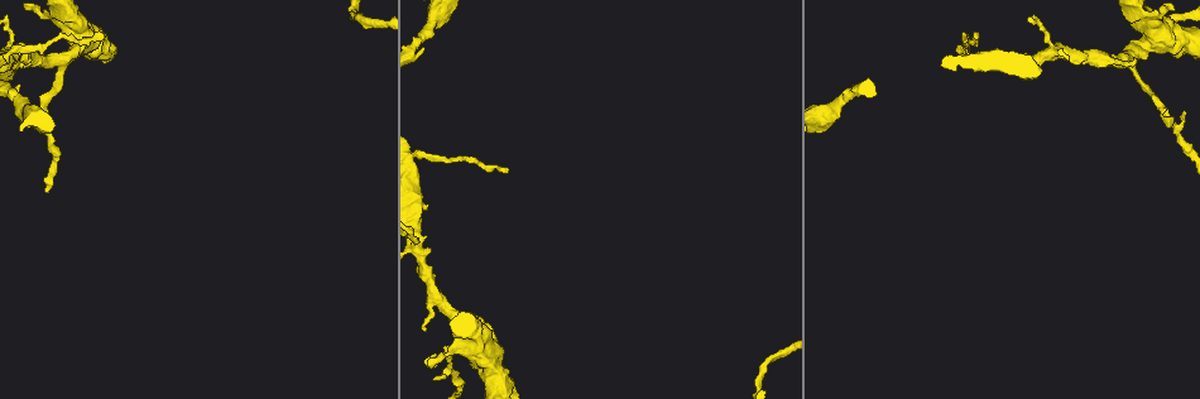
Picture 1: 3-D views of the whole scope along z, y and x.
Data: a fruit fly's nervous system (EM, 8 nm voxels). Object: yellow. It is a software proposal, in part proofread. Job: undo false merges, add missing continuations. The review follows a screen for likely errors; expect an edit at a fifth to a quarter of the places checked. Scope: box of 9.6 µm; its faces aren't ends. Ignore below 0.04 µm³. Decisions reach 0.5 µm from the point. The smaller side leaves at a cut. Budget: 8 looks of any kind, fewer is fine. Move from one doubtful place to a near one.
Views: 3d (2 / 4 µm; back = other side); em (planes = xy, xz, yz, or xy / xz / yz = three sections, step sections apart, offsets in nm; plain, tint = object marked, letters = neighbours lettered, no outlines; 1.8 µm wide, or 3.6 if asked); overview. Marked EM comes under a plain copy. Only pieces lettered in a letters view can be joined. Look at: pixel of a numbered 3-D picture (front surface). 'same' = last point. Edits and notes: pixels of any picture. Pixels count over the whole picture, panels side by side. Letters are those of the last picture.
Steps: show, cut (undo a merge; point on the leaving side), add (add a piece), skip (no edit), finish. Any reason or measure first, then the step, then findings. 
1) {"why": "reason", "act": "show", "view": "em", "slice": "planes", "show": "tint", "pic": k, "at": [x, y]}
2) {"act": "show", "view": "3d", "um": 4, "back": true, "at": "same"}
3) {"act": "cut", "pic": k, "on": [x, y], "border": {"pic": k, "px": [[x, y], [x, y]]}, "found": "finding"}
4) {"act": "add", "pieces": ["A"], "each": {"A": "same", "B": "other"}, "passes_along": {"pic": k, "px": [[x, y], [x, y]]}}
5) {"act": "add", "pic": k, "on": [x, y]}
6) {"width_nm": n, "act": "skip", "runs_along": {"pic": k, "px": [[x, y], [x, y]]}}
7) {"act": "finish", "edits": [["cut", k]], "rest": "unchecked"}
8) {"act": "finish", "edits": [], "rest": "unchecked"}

{"why": "branch stops here", "act": "show", "view": "em", "slice": "yz", "step": 16, "show": "letters", "pic": 1, "at": [1171, 127]}

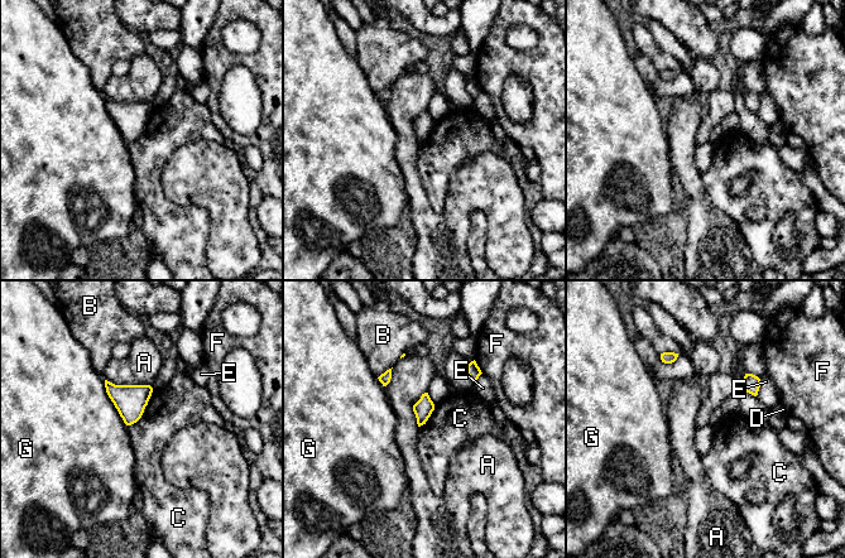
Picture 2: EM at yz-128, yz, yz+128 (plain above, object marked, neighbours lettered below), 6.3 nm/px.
{"act": "skip", "each": {"A": "other", "B": "other", "C": "other", "D": "other", "E": "other", "F": "other", "G": "other"}, "border": {"pic": 2, "px": [[153, 390], [143, 414], [128, 426]]}, "found": "no lettered piece goes on from it"}

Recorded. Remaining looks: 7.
{"why": "sudden change in width", "act": "show", "view": "3d", "um": 4, "pic": 1, "at": [26, 107]}

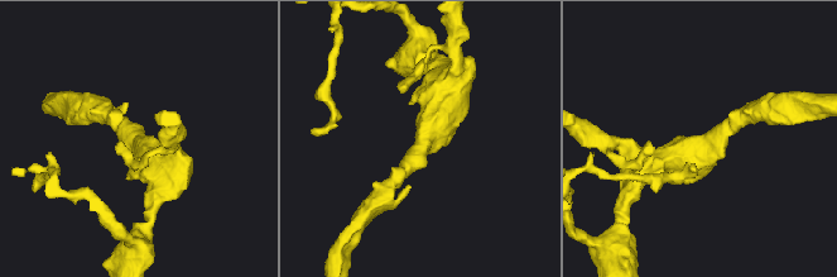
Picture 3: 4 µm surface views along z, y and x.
{"why": "shape alone is not enough", "act": "show", "view": "em", "slice": "planes", "show": "letters", "pic": 3, "at": [705, 141]}

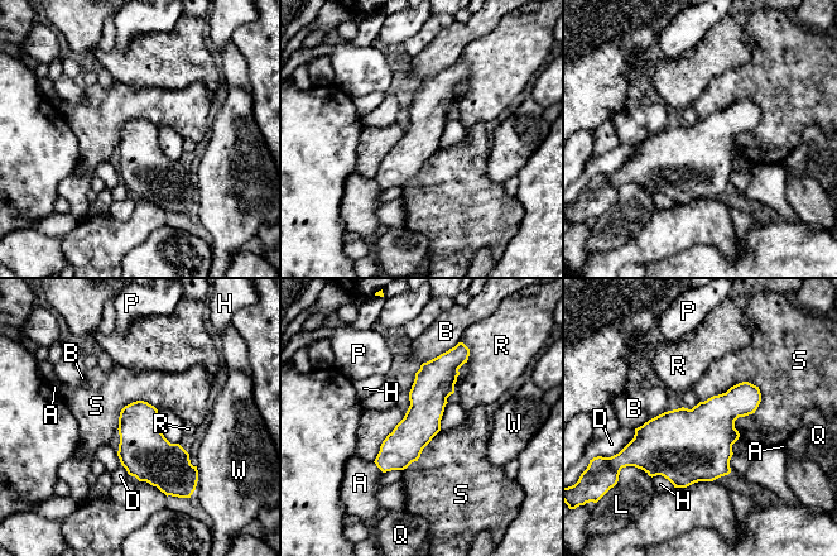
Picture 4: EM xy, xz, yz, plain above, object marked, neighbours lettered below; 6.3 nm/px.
{"act": "skip", "each": {"A": "other", "B": "other", "D": "other", "H": "other", "L": "other", "P": "other", "Q": "other", "R": "other", "S": "other", "W": "other"}, "runs_along": {"pic": 4, "px": [[461, 355], [384, 468]]}, "found": "all the same neuron"}

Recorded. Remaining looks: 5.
{"why": "branch stops here", "act": "show", "view": "3d", "um": 4, "pic": 1, "at": [506, 172]}

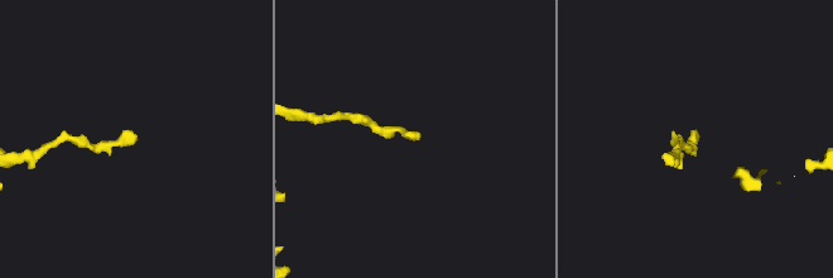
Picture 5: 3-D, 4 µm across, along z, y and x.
{"act": "show", "view": "em", "slice": "yz", "step": 4, "show": "tint", "pic": 5, "at": [695, 140]}

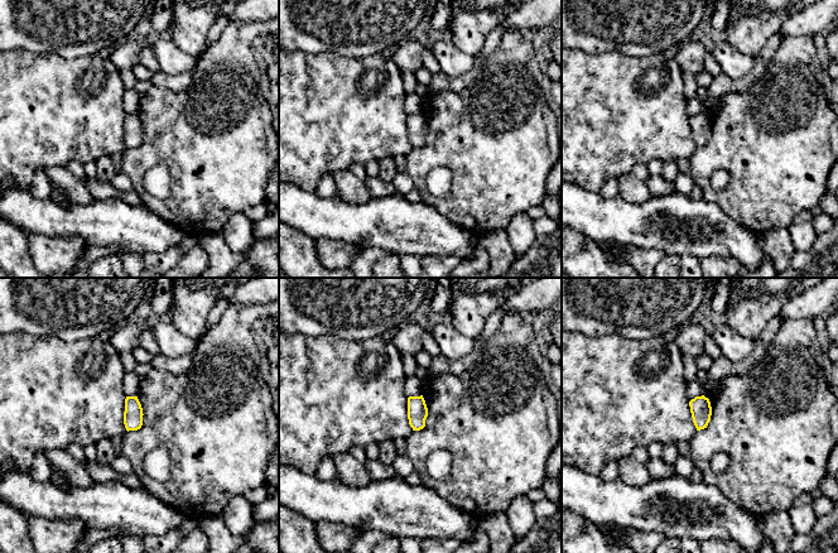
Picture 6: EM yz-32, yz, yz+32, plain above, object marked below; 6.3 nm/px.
{"act": "show", "view": "em", "slice": "planes", "show": "letters", "at": "same"}

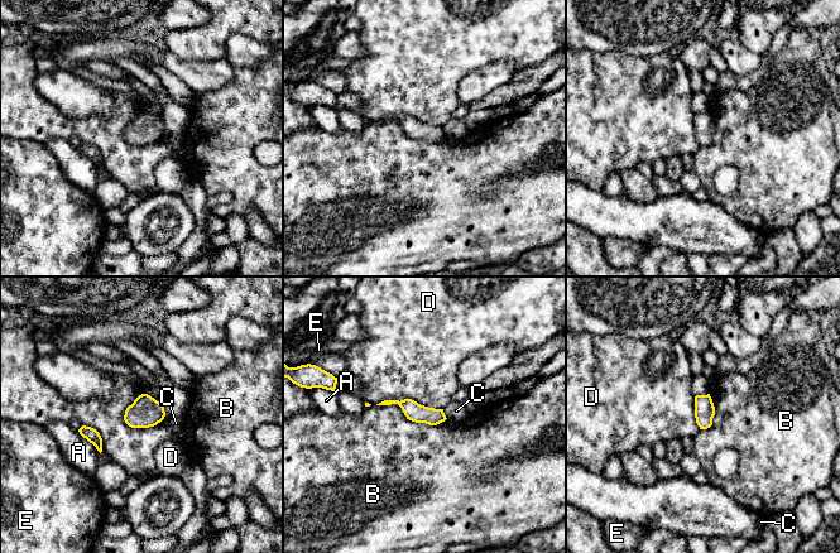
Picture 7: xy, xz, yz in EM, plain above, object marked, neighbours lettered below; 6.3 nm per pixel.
{"width_nm": 120, "act": "skip", "each": {"A": "other", "B": "other", "C": "other", "D": "other", "E": "other"}, "border": {"pic": 7, "px": [[377, 404], [416, 422], [446, 419]]}, "found": "none of them fits"}

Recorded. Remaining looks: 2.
{"act": "finish", "edits": [], "rest": "unchecked"}

